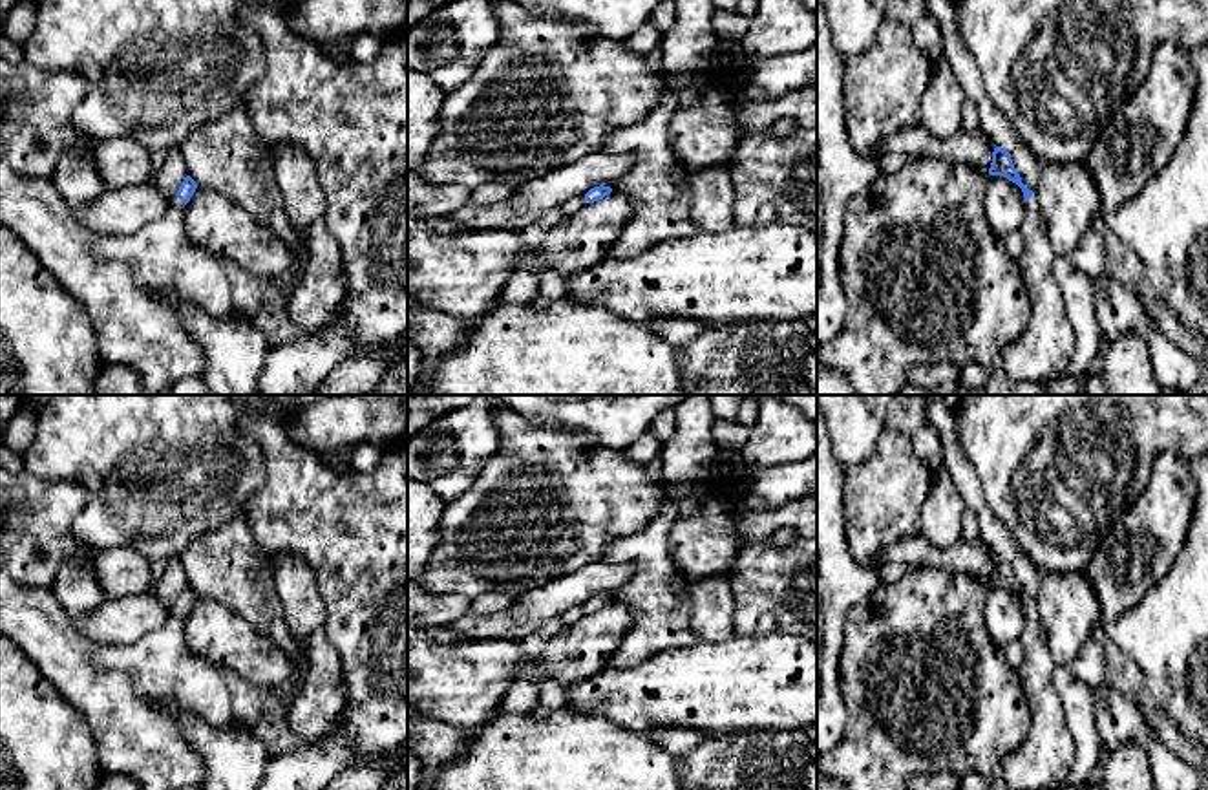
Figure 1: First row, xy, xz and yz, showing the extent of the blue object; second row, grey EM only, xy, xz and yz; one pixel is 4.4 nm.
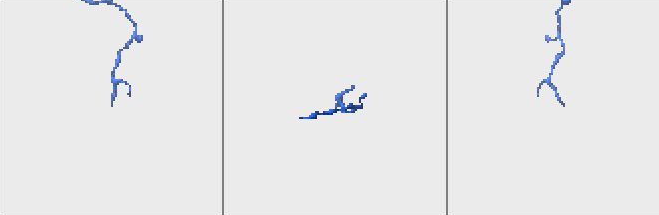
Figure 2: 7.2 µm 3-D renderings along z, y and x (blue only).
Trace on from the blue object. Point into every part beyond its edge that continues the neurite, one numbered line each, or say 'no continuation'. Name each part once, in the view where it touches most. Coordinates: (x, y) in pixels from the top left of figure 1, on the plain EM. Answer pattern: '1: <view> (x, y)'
1: xy (130, 695)

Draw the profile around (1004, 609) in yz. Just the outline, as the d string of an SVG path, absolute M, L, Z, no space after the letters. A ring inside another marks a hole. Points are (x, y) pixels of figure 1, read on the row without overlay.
M991 585L985 600L985 629L998 647L1020 638L1025 618L1023 602L1016 592Z

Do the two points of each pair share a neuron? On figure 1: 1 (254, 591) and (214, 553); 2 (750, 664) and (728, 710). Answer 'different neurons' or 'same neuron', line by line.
1: same neuron
2: same neuron

